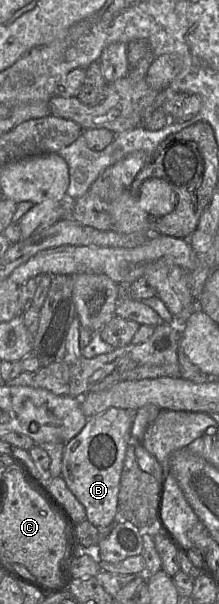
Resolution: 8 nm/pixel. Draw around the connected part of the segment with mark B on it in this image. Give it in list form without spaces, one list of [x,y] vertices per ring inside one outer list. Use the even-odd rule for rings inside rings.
[[[109,408],[89,418],[81,432],[64,447],[61,477],[85,507],[86,519],[100,530],[111,528],[119,518],[120,480],[135,412]]]

